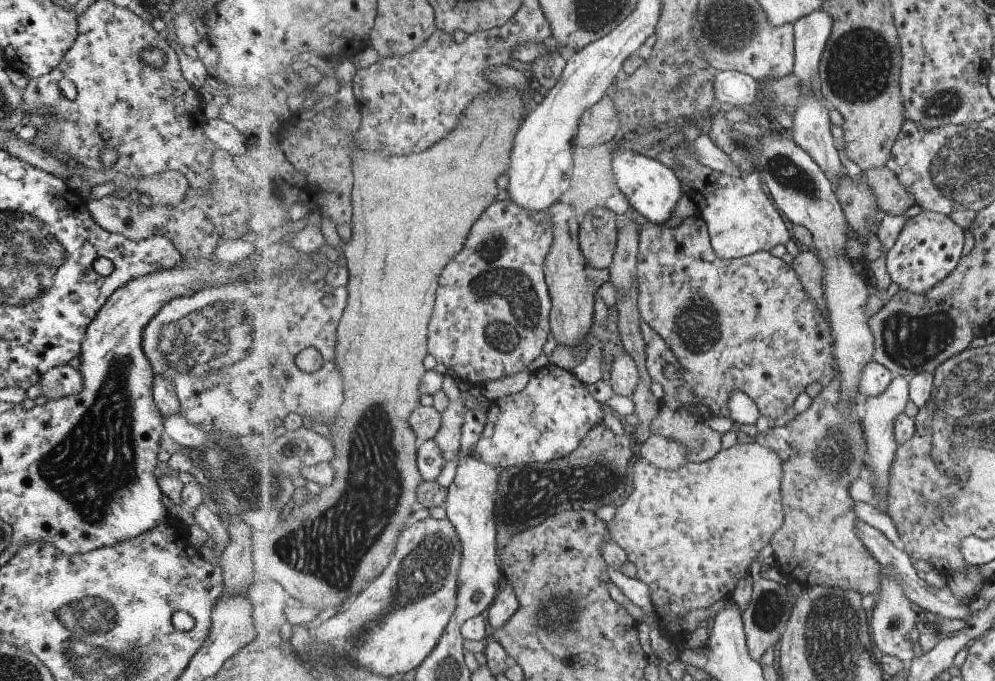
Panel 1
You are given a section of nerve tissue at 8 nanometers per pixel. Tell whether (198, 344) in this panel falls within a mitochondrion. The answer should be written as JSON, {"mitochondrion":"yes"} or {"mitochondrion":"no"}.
{"mitochondrion":"yes"}

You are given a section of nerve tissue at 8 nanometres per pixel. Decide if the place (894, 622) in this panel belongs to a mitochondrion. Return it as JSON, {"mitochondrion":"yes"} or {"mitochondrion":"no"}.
{"mitochondrion":"yes"}

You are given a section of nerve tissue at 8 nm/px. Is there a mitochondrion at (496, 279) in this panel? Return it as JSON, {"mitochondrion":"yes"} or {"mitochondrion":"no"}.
{"mitochondrion":"yes"}

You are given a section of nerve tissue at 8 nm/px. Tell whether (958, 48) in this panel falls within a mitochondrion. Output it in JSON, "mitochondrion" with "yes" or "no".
{"mitochondrion":"no"}

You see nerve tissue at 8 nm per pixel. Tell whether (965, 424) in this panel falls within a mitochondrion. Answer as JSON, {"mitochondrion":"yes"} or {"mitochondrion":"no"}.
{"mitochondrion":"yes"}

